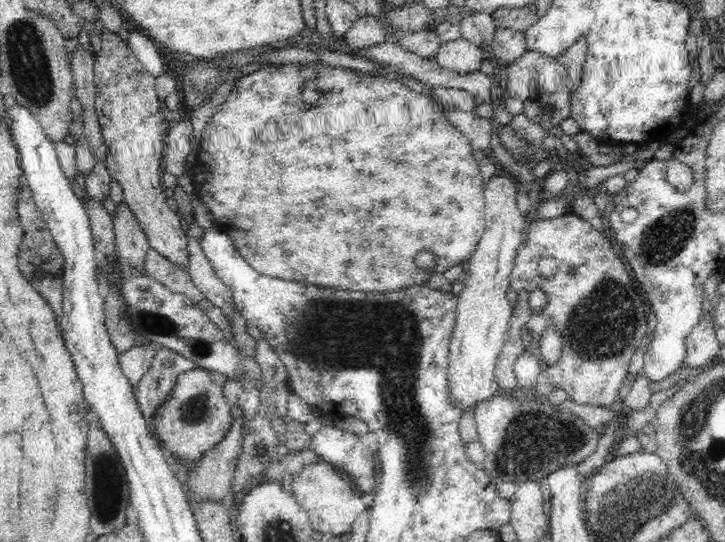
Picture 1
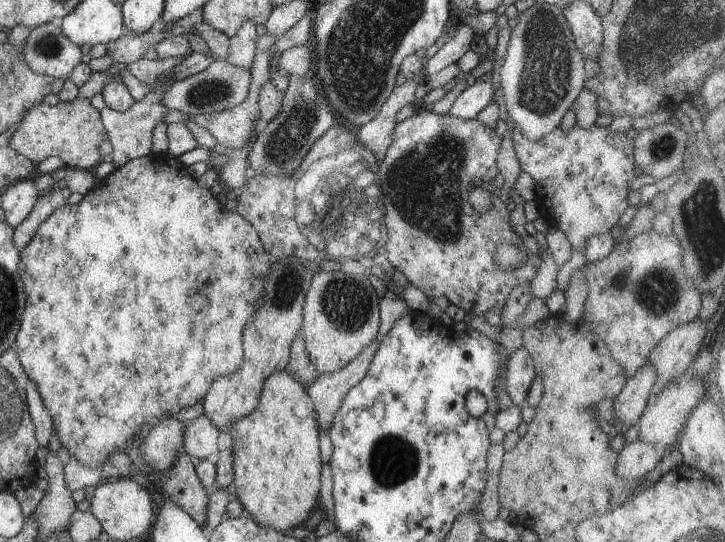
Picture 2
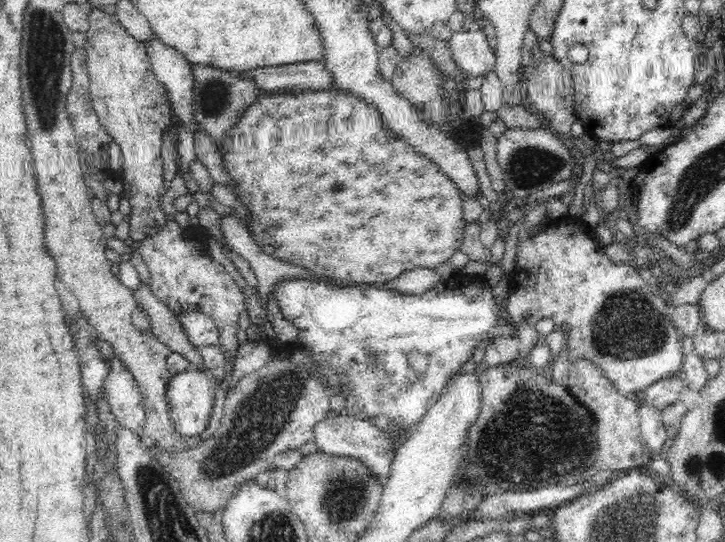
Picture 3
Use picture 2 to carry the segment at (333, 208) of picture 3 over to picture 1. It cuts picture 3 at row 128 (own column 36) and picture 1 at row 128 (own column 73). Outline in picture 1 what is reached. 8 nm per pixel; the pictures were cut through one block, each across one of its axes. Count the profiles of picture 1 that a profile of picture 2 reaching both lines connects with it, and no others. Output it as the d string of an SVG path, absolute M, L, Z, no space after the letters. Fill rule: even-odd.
M321 63L280 67L266 65L252 74L236 79L227 97L226 102L205 124L200 151L192 156L194 193L214 215L216 227L228 233L236 250L240 251L240 255L244 256L256 272L277 279L300 282L303 285L342 288L352 292L388 293L412 285L426 285L432 274L442 275L450 266L465 265L474 252L485 229L485 184L479 163L472 155L470 139L449 121L440 106L434 104L434 101L437 101L435 98L416 94L404 84L380 74L331 68ZM422 249L430 249L438 256L438 264L434 270L416 266L414 257Z

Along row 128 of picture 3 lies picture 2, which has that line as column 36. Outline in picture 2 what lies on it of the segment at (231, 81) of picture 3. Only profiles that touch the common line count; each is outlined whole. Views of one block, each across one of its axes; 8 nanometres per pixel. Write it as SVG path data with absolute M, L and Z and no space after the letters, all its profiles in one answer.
M67 186L63 189L54 189L45 195L40 192L30 214L14 228L13 243L22 250L29 243L29 240L33 240L36 229L44 222L44 219L48 218L48 215L55 210L68 204L70 194L71 190Z

